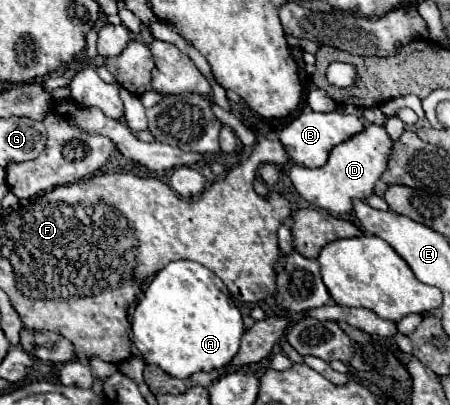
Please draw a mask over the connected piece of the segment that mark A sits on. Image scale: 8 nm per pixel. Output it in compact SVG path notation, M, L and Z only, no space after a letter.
M176 260L162 268L150 282L132 316L132 332L134 346L138 348L146 364L156 364L174 378L188 378L196 372L210 372L214 368L226 366L240 348L244 326L242 314L236 308L228 288L214 272L192 260Z

